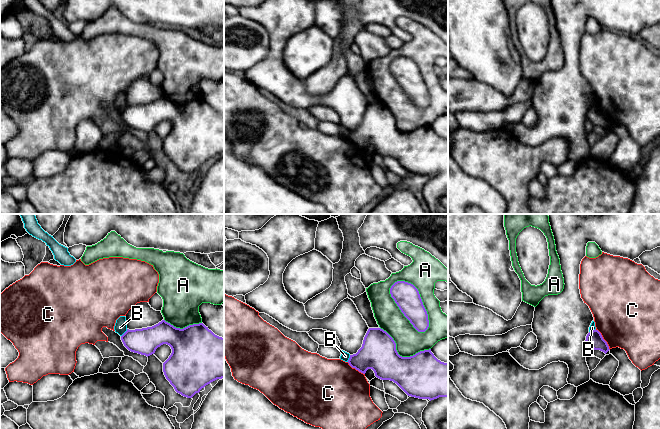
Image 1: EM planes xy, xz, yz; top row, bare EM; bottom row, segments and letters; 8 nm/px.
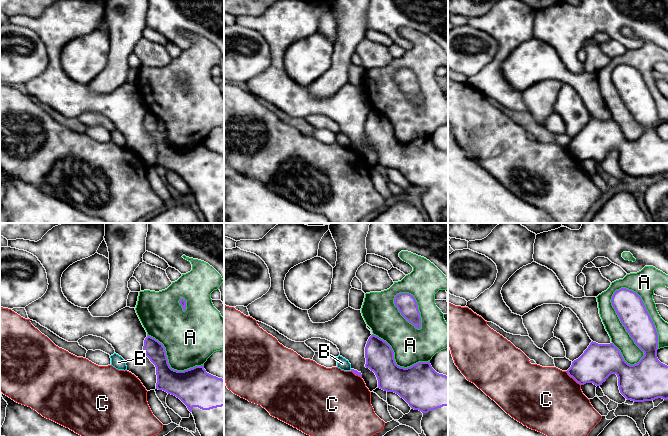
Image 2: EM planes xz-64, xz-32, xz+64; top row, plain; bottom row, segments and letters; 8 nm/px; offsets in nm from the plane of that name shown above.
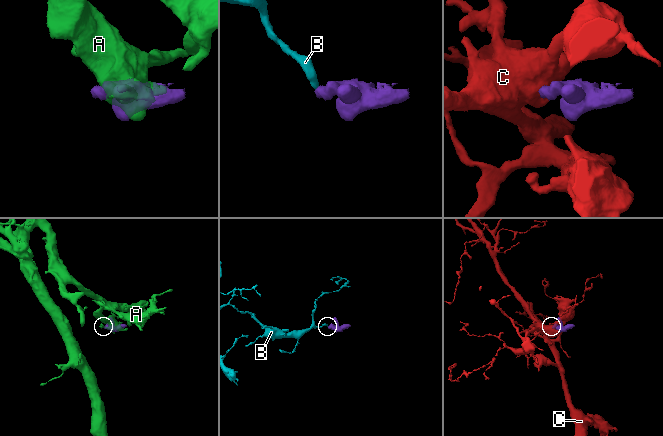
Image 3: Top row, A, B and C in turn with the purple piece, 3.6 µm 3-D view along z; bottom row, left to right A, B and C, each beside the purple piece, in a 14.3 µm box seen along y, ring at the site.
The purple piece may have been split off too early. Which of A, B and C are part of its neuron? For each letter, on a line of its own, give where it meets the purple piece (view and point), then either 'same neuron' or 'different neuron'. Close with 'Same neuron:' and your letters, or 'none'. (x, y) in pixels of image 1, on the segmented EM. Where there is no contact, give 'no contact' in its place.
A: xz (399, 308) | different neuron
B: xy (124, 333) | different neuron
C: yz (603, 339) | different neuron
Same neuron: none

